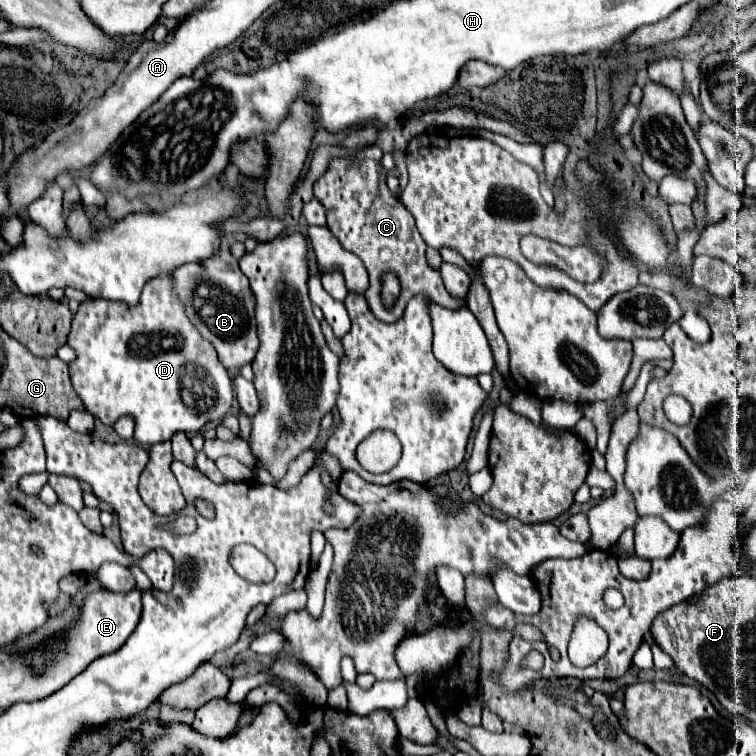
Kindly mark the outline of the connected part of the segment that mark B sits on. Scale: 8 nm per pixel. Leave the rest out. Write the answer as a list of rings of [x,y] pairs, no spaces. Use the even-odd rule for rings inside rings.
[[[222,237],[222,251],[206,263],[186,263],[176,267],[170,277],[174,279],[174,291],[186,307],[186,315],[200,335],[206,337],[230,373],[238,373],[246,363],[252,363],[258,349],[256,319],[254,319],[254,297],[248,287],[248,279],[238,267],[238,259],[230,253],[230,237]],[[200,283],[206,283],[208,295],[200,295]]]

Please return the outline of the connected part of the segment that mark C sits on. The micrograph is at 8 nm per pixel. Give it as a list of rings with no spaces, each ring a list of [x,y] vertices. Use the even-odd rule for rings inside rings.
[[[376,145],[348,157],[332,159],[326,173],[314,183],[314,195],[322,201],[328,215],[328,229],[342,243],[342,247],[358,255],[368,269],[370,287],[364,295],[372,313],[384,323],[394,323],[400,319],[404,303],[408,303],[418,293],[428,293],[428,297],[442,307],[460,309],[464,303],[450,299],[440,271],[426,261],[426,243],[418,235],[414,217],[386,187],[386,169],[382,167],[380,159],[382,151]],[[388,271],[392,271],[400,281],[400,295],[392,307],[382,303],[382,277]]]

